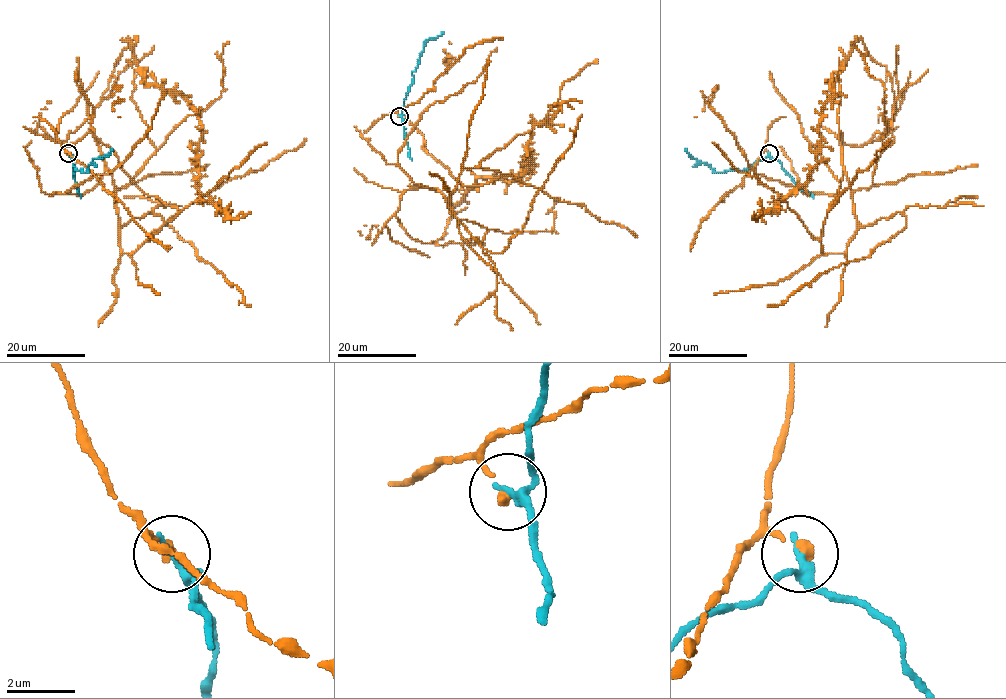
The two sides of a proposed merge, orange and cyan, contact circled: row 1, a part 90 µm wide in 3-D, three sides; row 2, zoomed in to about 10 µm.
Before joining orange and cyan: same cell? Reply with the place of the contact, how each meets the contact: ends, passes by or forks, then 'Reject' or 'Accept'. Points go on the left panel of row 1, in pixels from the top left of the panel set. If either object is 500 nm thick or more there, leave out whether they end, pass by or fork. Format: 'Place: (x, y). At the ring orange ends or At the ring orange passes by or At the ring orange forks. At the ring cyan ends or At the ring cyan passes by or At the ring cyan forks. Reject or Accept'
Place: (68, 153). At the ring orange ends. At the ring cyan passes by. Reject

